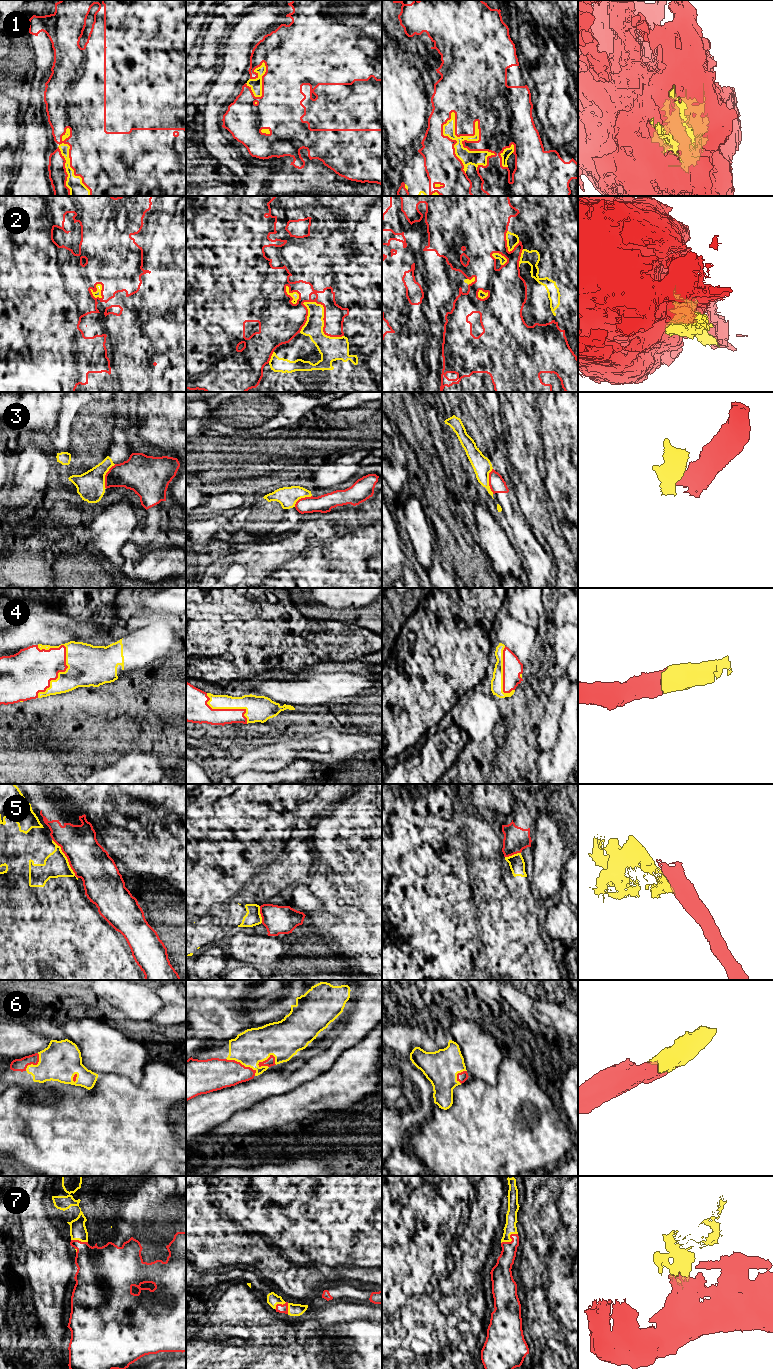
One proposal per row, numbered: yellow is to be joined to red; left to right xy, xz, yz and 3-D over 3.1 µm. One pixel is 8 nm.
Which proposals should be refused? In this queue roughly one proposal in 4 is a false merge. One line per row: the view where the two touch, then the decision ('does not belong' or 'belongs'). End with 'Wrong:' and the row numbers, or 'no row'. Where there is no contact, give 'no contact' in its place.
1: meets red in yz; belongs
2: meets red in xz; does not belong
3: meets red in xy; does not belong
4: meets red in xy; belongs
5: meets red in xy; does not belong
6: meets red in xz; belongs
7: meets red in xz; belongs
Wrong: 2, 3, 5

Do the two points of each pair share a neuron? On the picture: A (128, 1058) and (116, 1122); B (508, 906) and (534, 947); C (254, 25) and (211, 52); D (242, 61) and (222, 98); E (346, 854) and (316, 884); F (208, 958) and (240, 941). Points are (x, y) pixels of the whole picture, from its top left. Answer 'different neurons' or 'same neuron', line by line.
A: different neurons
B: same neuron
C: different neurons
D: same neuron
E: same neuron
F: different neurons

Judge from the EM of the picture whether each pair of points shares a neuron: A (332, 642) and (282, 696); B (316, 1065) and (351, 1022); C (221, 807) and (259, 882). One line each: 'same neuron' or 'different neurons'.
A: different neurons
B: same neuron
C: same neuron

